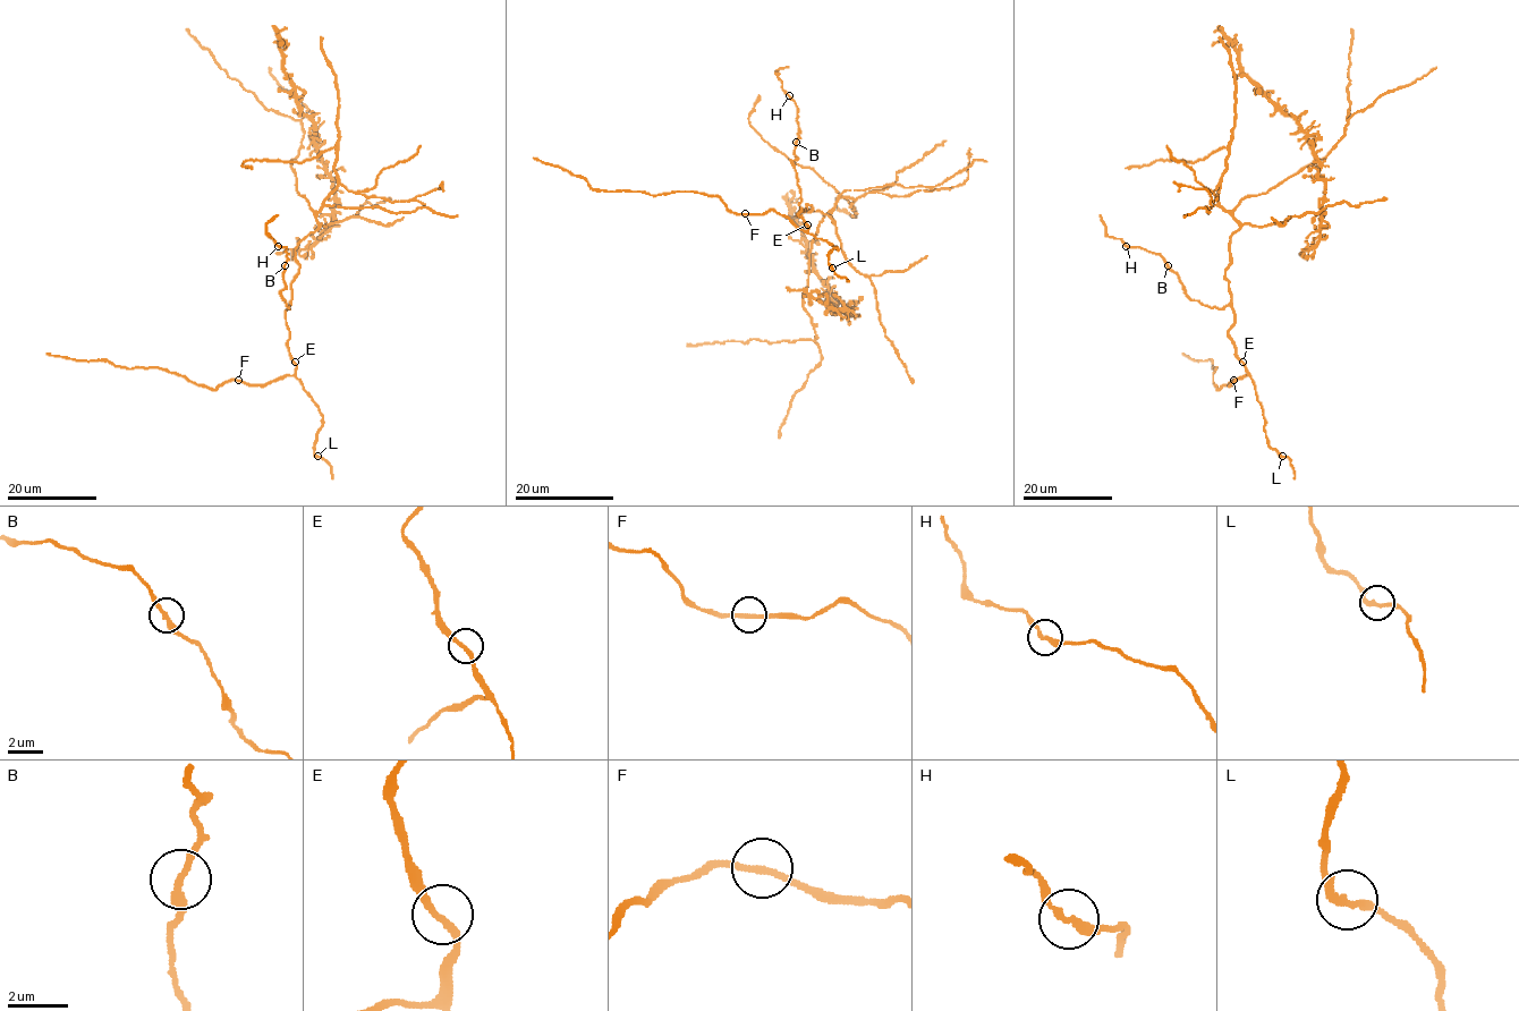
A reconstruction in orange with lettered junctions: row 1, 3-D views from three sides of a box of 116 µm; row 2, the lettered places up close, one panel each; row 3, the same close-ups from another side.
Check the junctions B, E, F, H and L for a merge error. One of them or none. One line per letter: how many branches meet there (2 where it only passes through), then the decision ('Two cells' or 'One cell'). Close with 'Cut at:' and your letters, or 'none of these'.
B: Branches: 2. One cell
E: Branches: 2. One cell
F: Branches: 2. One cell
H: Branches: 2. One cell
L: Branches: 2. One cell
Cut at: none of these

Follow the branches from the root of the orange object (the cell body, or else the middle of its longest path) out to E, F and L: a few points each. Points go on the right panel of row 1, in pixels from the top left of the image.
E: (1225, 274), (1235, 312), (1235, 324), (1228, 336), (1242, 362)
F: (1225, 274), (1235, 312), (1235, 324), (1228, 336), (1248, 374), (1230, 384), (1235, 384), (1233, 380)
L: (1225, 274), (1235, 312), (1235, 324), (1228, 336), (1253, 382), (1263, 411), (1267, 444), (1282, 456)

